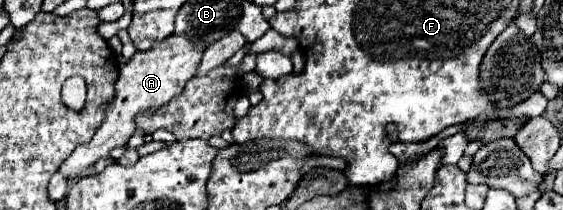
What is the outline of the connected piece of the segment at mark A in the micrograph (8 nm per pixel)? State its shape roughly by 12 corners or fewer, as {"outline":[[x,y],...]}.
{"outline":[[171,35],[121,65],[105,121],[61,165],[77,177],[125,147],[135,115],[177,97],[205,47]]}

